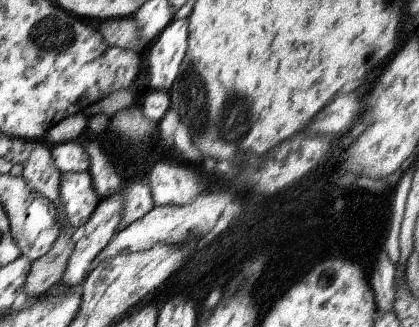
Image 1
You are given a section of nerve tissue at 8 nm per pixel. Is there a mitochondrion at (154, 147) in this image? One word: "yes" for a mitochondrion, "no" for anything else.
no

